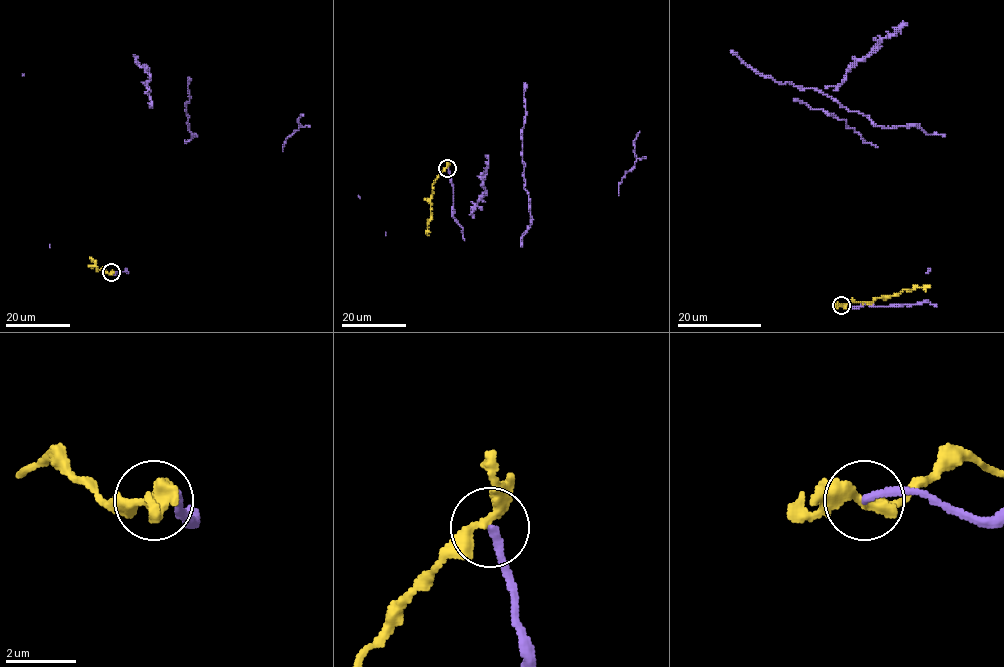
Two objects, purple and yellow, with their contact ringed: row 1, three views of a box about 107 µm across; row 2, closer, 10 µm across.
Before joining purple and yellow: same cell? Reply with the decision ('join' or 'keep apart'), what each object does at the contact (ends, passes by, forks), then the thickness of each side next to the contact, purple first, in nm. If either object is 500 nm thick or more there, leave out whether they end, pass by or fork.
keep apart; purple ends there; yellow passes by; 220 nm thick on the purple side, 320 nm on the other

